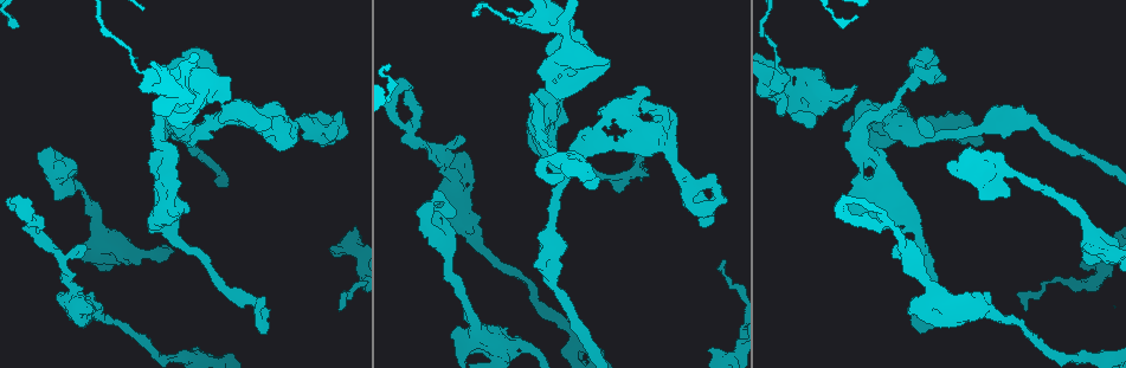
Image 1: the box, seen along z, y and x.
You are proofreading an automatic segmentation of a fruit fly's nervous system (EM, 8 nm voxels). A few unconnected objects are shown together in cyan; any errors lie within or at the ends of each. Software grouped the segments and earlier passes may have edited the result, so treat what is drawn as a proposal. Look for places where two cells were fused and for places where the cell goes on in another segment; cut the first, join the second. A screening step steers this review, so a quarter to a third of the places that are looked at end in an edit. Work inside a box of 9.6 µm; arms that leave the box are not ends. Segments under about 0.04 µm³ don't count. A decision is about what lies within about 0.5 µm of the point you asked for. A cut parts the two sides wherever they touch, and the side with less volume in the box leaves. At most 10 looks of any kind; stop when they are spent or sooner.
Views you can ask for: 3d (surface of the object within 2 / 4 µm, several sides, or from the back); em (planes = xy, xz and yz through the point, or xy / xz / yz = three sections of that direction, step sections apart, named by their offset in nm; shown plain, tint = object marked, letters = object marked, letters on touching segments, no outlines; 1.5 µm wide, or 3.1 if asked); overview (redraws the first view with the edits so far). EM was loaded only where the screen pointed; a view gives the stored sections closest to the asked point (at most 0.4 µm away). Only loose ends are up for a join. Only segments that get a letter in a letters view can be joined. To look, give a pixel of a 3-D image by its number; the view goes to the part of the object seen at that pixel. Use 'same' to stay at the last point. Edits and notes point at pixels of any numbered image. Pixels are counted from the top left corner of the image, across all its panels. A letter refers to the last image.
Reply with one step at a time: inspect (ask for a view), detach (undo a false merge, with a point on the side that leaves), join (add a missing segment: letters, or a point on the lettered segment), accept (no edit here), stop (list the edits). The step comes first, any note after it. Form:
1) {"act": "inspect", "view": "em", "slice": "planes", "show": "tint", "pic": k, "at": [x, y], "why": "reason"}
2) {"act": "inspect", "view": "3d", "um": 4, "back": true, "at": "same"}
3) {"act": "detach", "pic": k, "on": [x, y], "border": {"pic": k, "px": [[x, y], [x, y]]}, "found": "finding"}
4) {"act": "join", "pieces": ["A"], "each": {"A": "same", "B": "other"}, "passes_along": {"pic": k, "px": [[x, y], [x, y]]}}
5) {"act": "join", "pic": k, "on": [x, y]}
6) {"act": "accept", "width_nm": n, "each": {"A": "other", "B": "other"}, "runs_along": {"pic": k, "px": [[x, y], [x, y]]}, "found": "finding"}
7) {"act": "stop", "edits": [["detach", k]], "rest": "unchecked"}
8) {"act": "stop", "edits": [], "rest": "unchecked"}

{"act": "inspect", "view": "3d", "um": 2, "pic": 1, "at": [624, 186], "why": "branch stops here"}

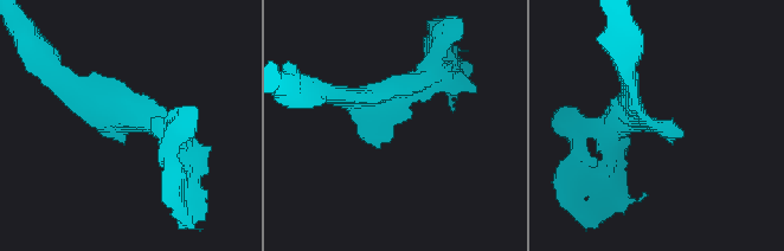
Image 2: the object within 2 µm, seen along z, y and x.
{"act": "inspect", "view": "em", "slice": "xz", "step": 8, "show": "tint", "pic": 2, "at": [128, 131], "arm_widths_nm": [200, 200]}

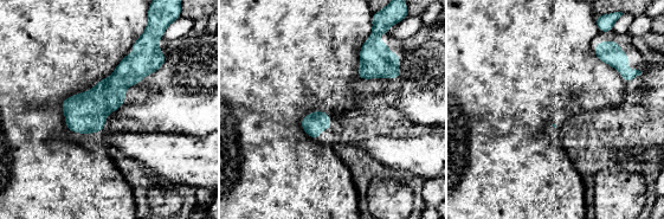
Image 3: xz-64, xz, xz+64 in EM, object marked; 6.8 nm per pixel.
{"act": "inspect", "view": "em", "slice": "planes", "show": "letters", "at": "same"}

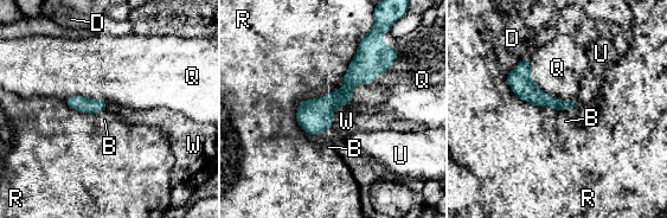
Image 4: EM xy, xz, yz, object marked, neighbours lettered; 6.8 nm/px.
{"act": "join", "pic": 4, "on": [346, 121], "width_nm": 110, "each": {"B": "other", "D": "other", "Q": "other", "R": "other", "U": "other", "W": "same"}, "found": "the cell continues"}

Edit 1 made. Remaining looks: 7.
{"act": "inspect", "view": "em", "slice": "planes", "show": "letters", "pic": 1, "at": [997, 314], "why": "thick turns thin"}

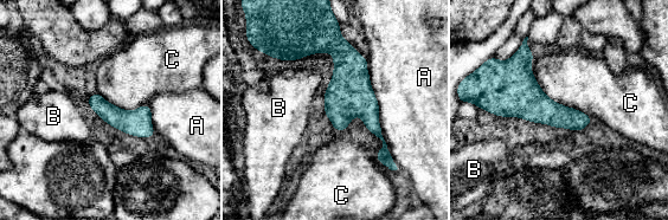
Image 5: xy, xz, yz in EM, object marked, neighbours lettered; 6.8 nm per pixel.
{"act": "accept", "each": {"A": "other", "B": "other", "C": "other"}, "border": {"pic": 5, "px": [[357, 114], [381, 141], [378, 162]]}, "found": "all the same cell"}

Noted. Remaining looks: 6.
{"act": "inspect", "view": "em", "slice": "planes", "show": "letters", "pic": 1, "at": [847, 197], "why": "closes a loop"}

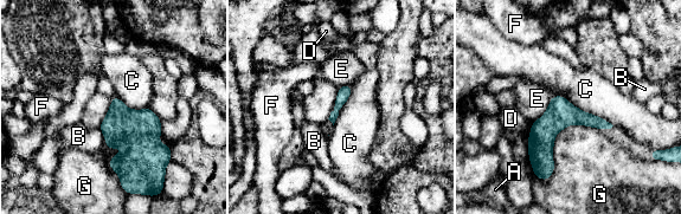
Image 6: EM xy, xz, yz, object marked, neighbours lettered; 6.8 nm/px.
{"act": "accept", "each": {"A": "other", "B": "other", "C": "other", "D": "other", "E": "other", "F": "other", "G": "other"}, "found": "one cell here"}

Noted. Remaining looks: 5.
{"act": "inspect", "view": "3d", "um": 2, "back": true, "pic": 1, "at": [530, 18], "why": "three-way junction"}

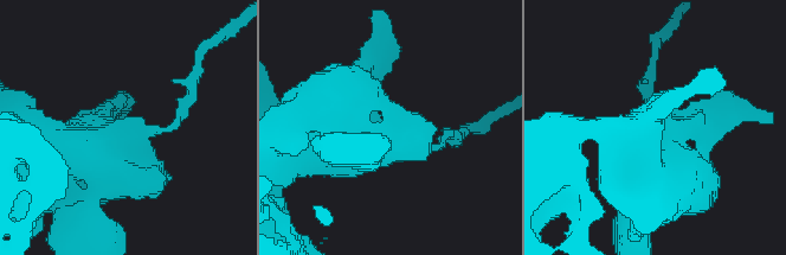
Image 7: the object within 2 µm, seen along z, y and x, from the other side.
{"act": "inspect", "view": "em", "slice": "planes", "show": "letters", "pic": 7, "at": [131, 135], "arms": 3, "why": "shape alone is not enough"}

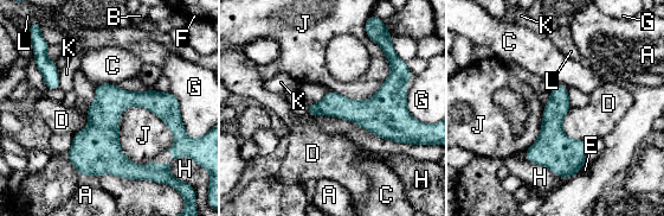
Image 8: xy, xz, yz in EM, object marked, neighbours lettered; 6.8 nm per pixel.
{"act": "detach", "pic": 8, "on": [313, 109], "each": {"A": "other", "B": "other", "C": "other", "D": "other", "E": "other", "F": "other", "G": "other", "H": "other", "J": "other", "K": "other", "L": "other"}, "border": {"pic": 8, "px": [[316, 103], [320, 112]]}, "found": "two cells meet here"}

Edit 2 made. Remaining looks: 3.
{"act": "stop", "edits": [["join", 4], ["detach", 8]], "rest": "unchecked"}

